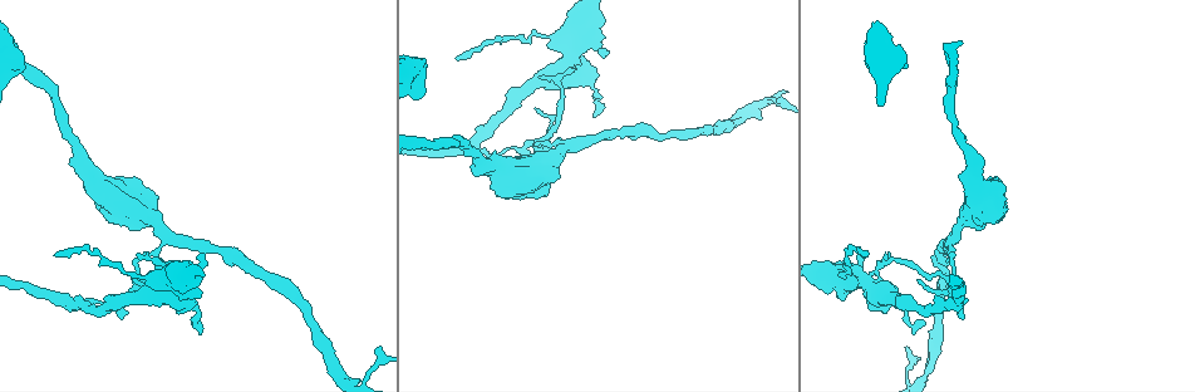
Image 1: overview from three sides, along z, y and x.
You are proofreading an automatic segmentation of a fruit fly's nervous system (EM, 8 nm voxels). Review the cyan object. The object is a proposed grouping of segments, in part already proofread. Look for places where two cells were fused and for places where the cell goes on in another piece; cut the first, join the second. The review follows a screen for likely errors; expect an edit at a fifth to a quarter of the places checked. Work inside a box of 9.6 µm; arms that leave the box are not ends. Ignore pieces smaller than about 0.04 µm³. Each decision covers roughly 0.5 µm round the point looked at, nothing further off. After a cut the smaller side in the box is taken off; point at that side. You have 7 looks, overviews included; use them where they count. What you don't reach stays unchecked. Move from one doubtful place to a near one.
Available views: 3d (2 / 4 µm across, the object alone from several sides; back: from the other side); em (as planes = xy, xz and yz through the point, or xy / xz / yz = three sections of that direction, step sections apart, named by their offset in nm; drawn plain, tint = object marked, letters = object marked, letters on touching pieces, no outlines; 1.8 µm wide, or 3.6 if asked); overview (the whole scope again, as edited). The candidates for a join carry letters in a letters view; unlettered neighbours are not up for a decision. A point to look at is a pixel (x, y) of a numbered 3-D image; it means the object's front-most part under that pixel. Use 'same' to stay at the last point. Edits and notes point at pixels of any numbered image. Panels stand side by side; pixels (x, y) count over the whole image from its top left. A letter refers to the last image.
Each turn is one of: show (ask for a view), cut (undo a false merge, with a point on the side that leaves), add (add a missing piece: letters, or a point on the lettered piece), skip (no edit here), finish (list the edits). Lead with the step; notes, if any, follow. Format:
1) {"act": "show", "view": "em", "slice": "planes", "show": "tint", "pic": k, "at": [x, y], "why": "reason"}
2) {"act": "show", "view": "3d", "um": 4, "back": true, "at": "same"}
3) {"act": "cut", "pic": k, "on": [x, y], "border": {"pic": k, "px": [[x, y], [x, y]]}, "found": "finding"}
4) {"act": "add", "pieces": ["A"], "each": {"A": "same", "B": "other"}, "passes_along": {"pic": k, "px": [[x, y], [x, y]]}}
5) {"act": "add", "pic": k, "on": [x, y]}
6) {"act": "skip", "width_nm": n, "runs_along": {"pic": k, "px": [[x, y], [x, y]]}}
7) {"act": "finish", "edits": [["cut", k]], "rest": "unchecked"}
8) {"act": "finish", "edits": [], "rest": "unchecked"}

{"act": "show", "view": "em", "slice": "planes", "show": "plain", "pic": 1, "at": [872, 275], "why": "calibre changes"}

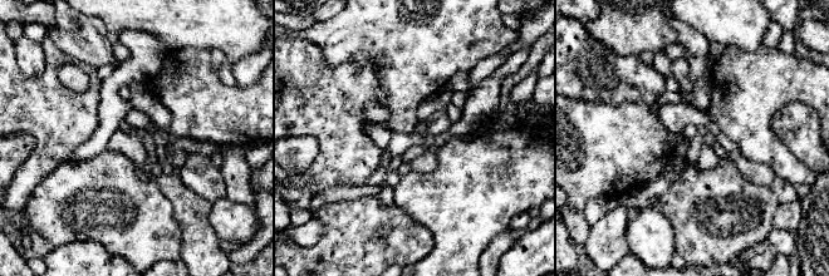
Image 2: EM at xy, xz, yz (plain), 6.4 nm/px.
{"act": "show", "view": "em", "slice": "planes", "show": "tint", "at": "same"}

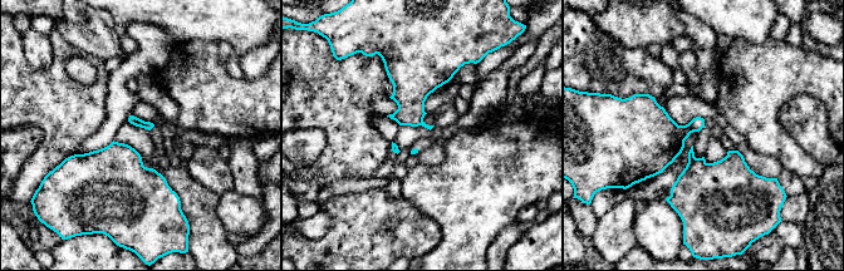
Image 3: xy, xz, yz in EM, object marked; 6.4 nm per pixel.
{"act": "show", "view": "em", "slice": "planes", "show": "letters", "at": "same"}

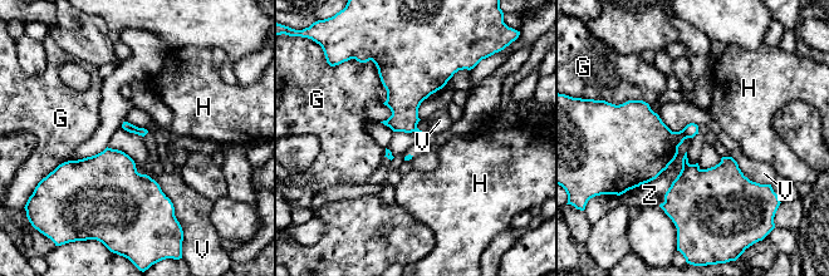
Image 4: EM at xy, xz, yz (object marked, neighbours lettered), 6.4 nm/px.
{"act": "skip", "width_nm": 80, "each": {"G": "other", "H": "other", "V": "other", "Z": "other"}, "border": {"pic": 4, "px": [[690, 137], [665, 169], [628, 191]]}, "found": "all the same cell"}

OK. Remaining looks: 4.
{"act": "show", "view": "em", "slice": "planes", "show": "plain", "pic": 1, "at": [55, 254], "why": "tapers out"}

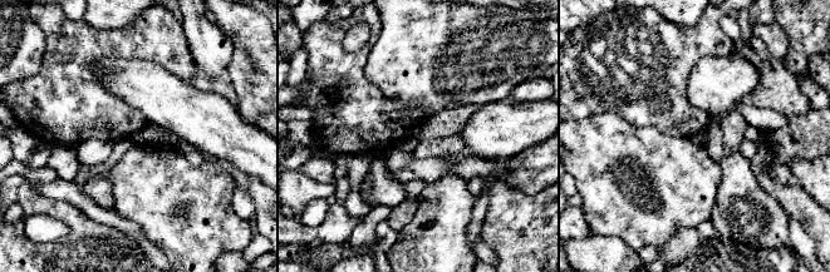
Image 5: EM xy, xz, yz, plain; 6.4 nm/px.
{"act": "show", "view": "em", "slice": "planes", "show": "letters", "at": "same", "why": "what lies round it"}

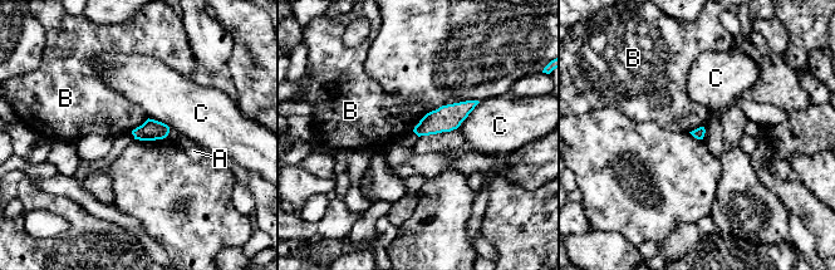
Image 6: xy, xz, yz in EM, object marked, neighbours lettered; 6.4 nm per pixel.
{"act": "skip", "each": {"A": "other", "B": "other", "C": "other"}, "border": {"pic": 6, "px": [[148, 118], [131, 131]]}, "found": "no lettered piece goes on from it"}

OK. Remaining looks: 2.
{"act": "show", "view": "em", "um": 3.6, "slice": "planes", "show": "tint", "pic": 1, "at": [925, 322], "why": "branch stops here"}

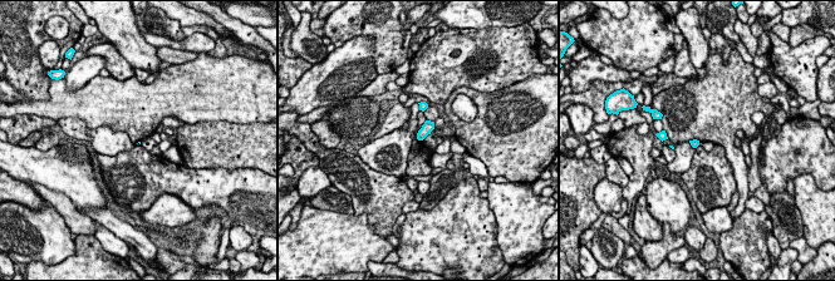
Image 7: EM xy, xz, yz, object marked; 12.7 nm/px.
{"act": "show", "view": "em", "um": 3.6, "slice": "planes", "show": "letters", "at": "same"}

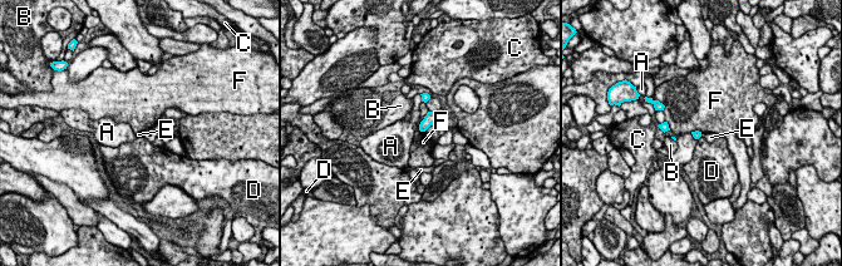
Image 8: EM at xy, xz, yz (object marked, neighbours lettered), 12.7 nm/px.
{"act": "skip", "each": {"A": "other", "B": "other", "C": "other", "D": "other", "E": "other", "F": "other"}, "border": {"pic": 8, "px": [[428, 111], [420, 122]]}, "found": "none of them fits"}

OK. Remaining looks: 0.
{"act": "finish", "edits": [], "rest": "unchecked"}

